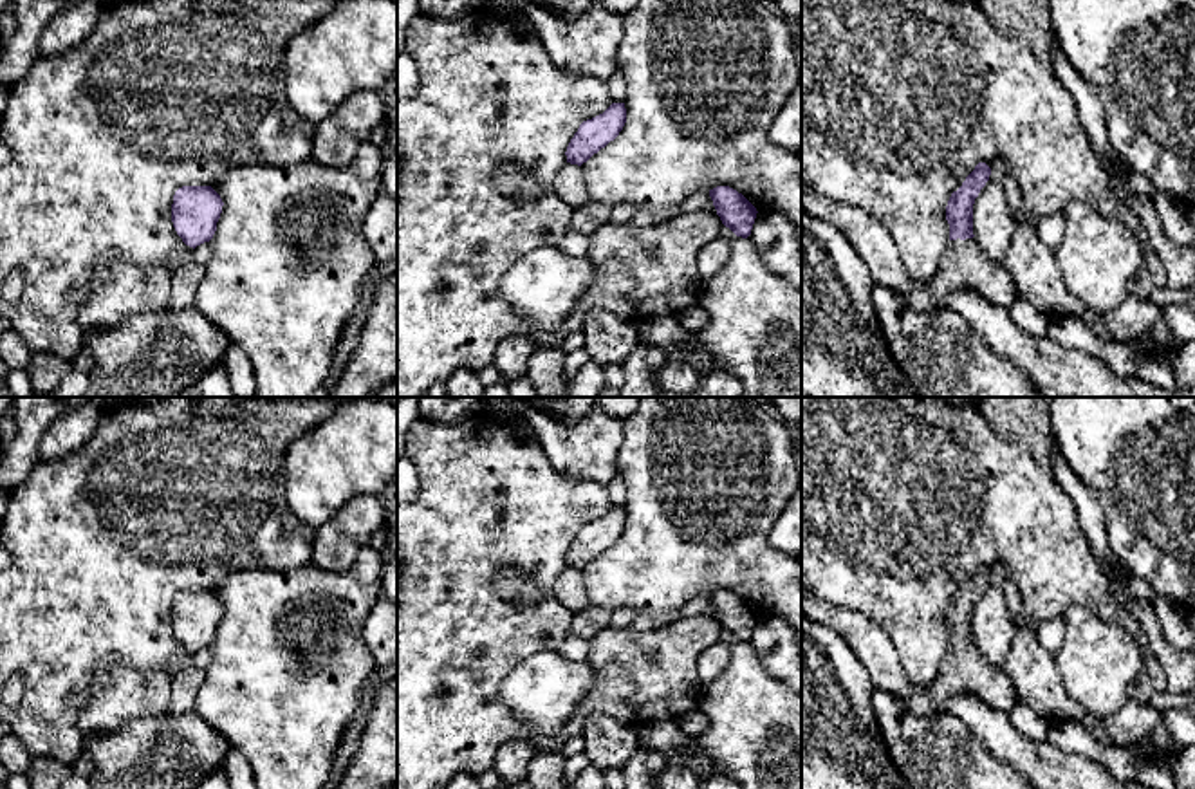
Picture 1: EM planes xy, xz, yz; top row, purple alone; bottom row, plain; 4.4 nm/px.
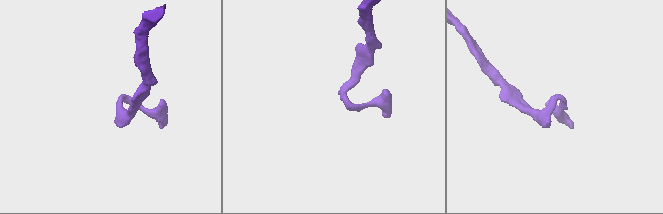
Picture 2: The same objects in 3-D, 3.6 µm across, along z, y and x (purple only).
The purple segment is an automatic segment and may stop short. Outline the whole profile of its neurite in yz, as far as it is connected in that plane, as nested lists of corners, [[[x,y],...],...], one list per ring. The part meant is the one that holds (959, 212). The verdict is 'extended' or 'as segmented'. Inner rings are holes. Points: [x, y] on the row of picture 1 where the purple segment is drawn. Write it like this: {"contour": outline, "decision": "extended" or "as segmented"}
{"contour": [[[978,162],[962,186],[951,193],[946,206],[950,244],[937,274],[922,287],[901,296],[910,309],[933,312],[940,309],[940,300],[946,294],[959,289],[978,292],[1005,309],[1018,300],[1016,285],[1005,262],[989,258],[973,235],[973,204],[989,175],[991,168]]], "decision": "extended"}

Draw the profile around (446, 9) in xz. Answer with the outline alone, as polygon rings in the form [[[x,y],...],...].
[[[419,0],[421,14],[457,22],[487,9],[486,0]]]

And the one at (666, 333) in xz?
[[[677,314],[653,316],[639,323],[639,341],[664,350],[666,363],[688,363],[700,376],[717,372],[715,357],[702,348],[690,350],[695,332],[686,330]]]

